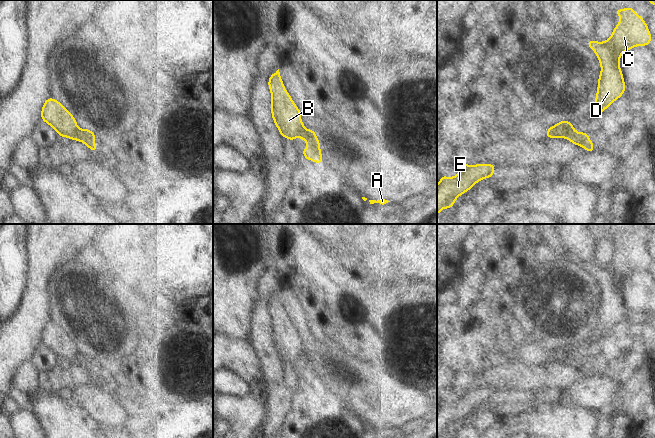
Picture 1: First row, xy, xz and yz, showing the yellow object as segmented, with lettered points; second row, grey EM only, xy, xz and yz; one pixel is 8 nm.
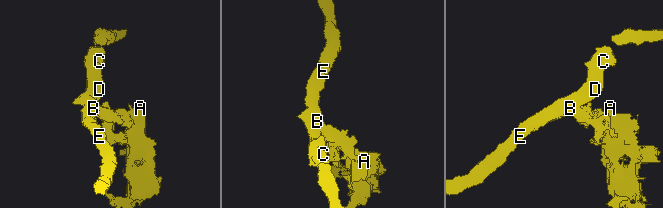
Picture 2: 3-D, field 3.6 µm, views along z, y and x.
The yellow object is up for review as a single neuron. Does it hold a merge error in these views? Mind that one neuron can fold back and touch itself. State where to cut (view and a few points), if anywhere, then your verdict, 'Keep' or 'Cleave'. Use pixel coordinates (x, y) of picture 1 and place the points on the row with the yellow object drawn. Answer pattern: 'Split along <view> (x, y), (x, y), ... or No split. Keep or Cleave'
Split along yz (572, 126), (568, 130), (566, 137). Cleave.

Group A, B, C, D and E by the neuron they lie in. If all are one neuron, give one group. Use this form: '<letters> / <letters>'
A / B C D E

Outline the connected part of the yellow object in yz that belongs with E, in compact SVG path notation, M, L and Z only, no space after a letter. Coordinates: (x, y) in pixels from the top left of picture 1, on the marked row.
M460 164L460 171L454 177L441 175L437 184L437 215L442 209L452 209L456 199L473 188L481 179L493 177L494 164Z

